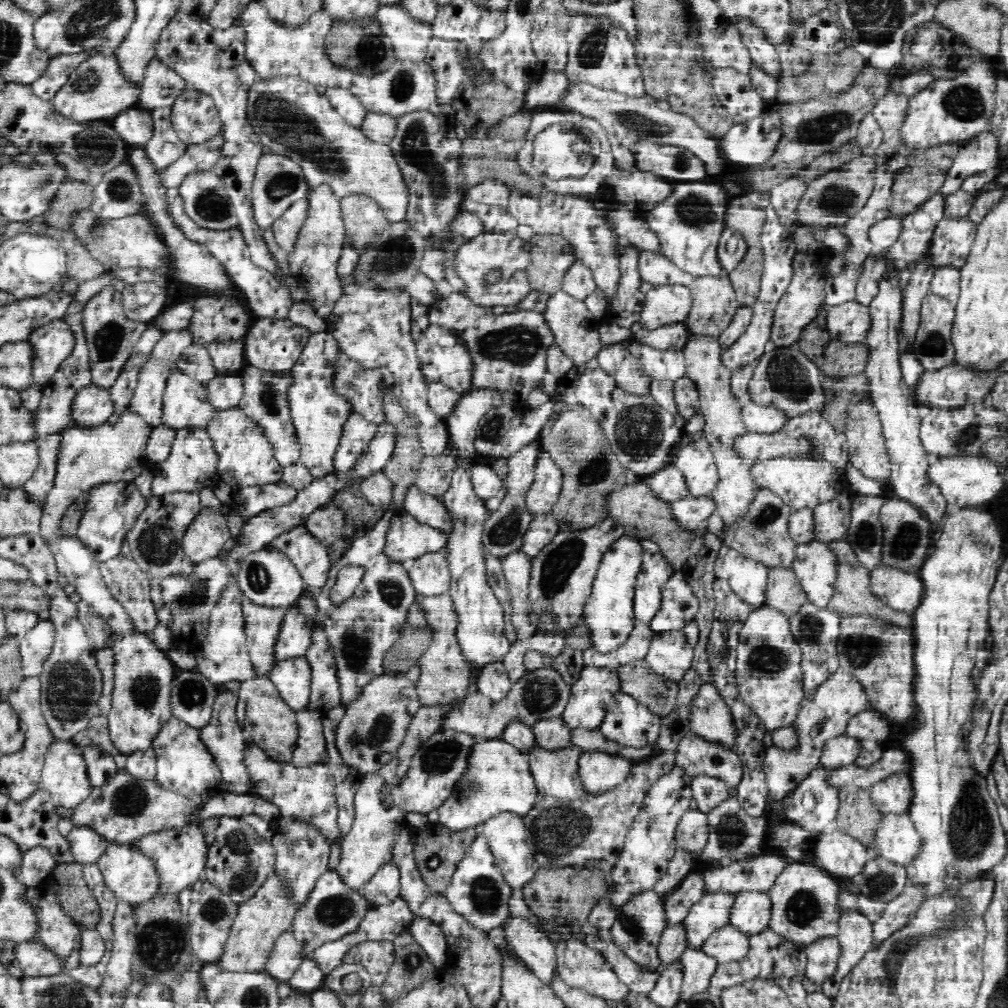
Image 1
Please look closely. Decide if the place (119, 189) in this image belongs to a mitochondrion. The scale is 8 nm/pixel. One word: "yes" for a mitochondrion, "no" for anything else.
yes

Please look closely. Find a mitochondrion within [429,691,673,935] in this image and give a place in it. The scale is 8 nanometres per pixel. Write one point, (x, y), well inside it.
(561, 831)

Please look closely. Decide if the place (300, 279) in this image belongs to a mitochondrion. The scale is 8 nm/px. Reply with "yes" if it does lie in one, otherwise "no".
no

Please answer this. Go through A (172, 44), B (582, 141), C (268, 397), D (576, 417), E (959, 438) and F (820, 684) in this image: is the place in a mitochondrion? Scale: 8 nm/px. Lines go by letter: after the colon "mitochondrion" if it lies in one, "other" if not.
A: other
B: mitochondrion
C: mitochondrion
D: other
E: mitochondrion
F: other

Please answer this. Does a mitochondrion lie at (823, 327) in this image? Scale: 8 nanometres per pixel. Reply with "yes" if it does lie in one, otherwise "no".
no

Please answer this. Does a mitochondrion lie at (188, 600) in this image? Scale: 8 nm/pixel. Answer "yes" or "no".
yes

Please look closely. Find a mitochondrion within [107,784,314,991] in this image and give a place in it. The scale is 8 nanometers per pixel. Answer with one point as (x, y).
(163, 943)

